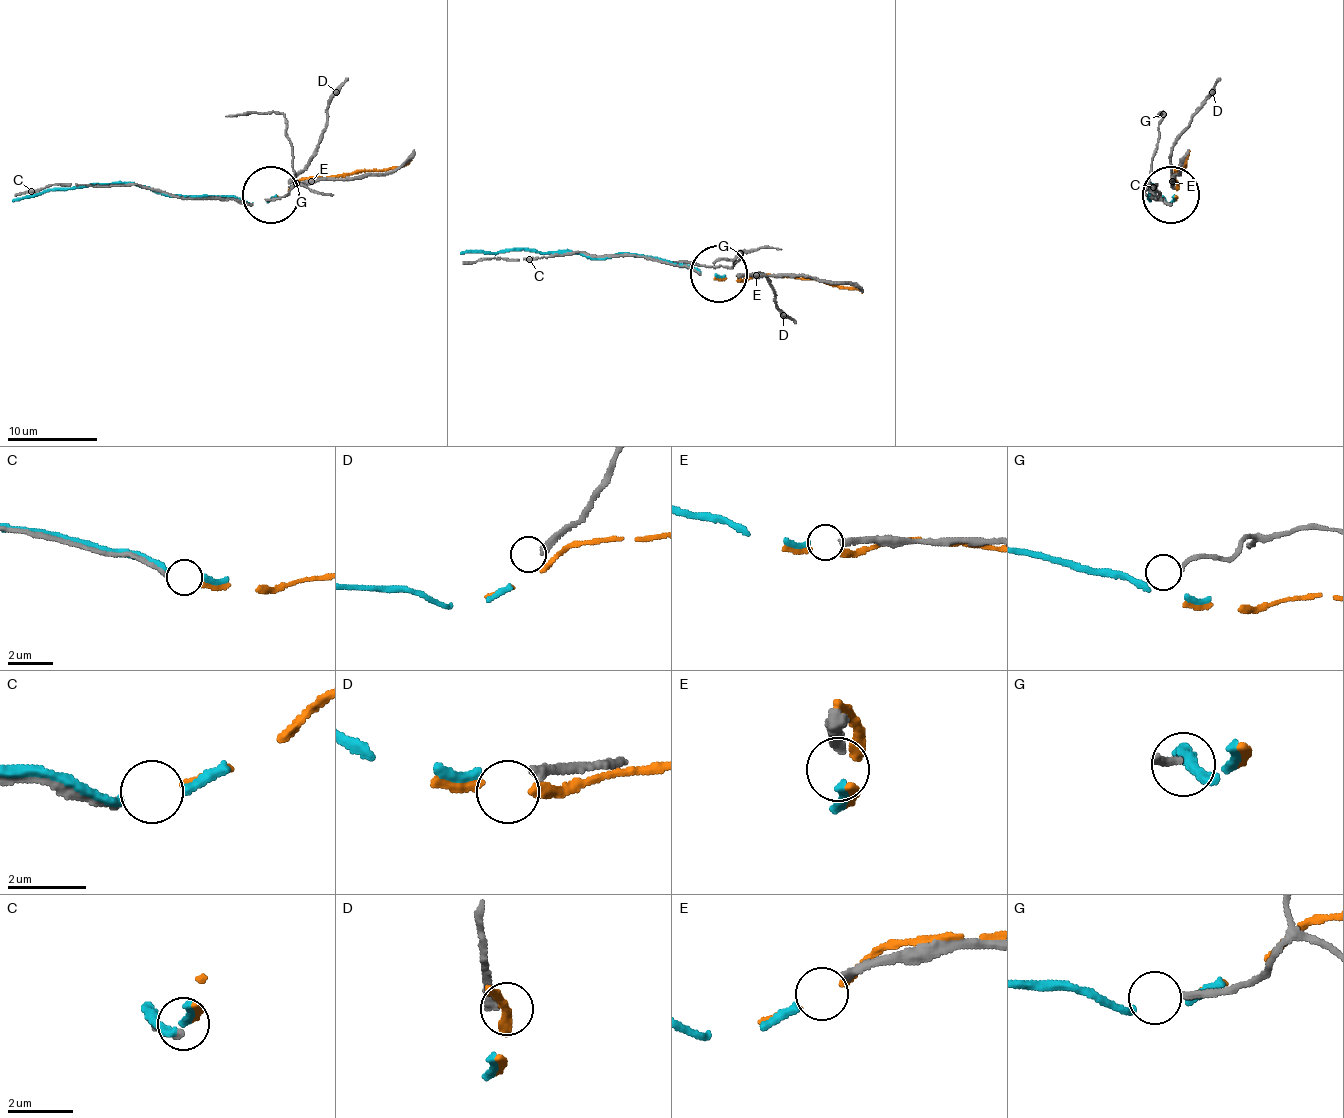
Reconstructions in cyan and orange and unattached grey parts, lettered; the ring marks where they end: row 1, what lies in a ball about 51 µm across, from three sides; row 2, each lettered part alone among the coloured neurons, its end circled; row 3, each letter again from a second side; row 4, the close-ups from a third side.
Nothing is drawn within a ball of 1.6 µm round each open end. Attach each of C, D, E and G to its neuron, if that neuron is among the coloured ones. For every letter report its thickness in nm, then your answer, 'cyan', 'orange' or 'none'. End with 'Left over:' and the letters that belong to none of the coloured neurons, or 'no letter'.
C: 190 nm thick; orange
D: 320 nm thick; none
E: 240 nm thick; cyan
G: 200 nm thick; none
Left over: D, G

